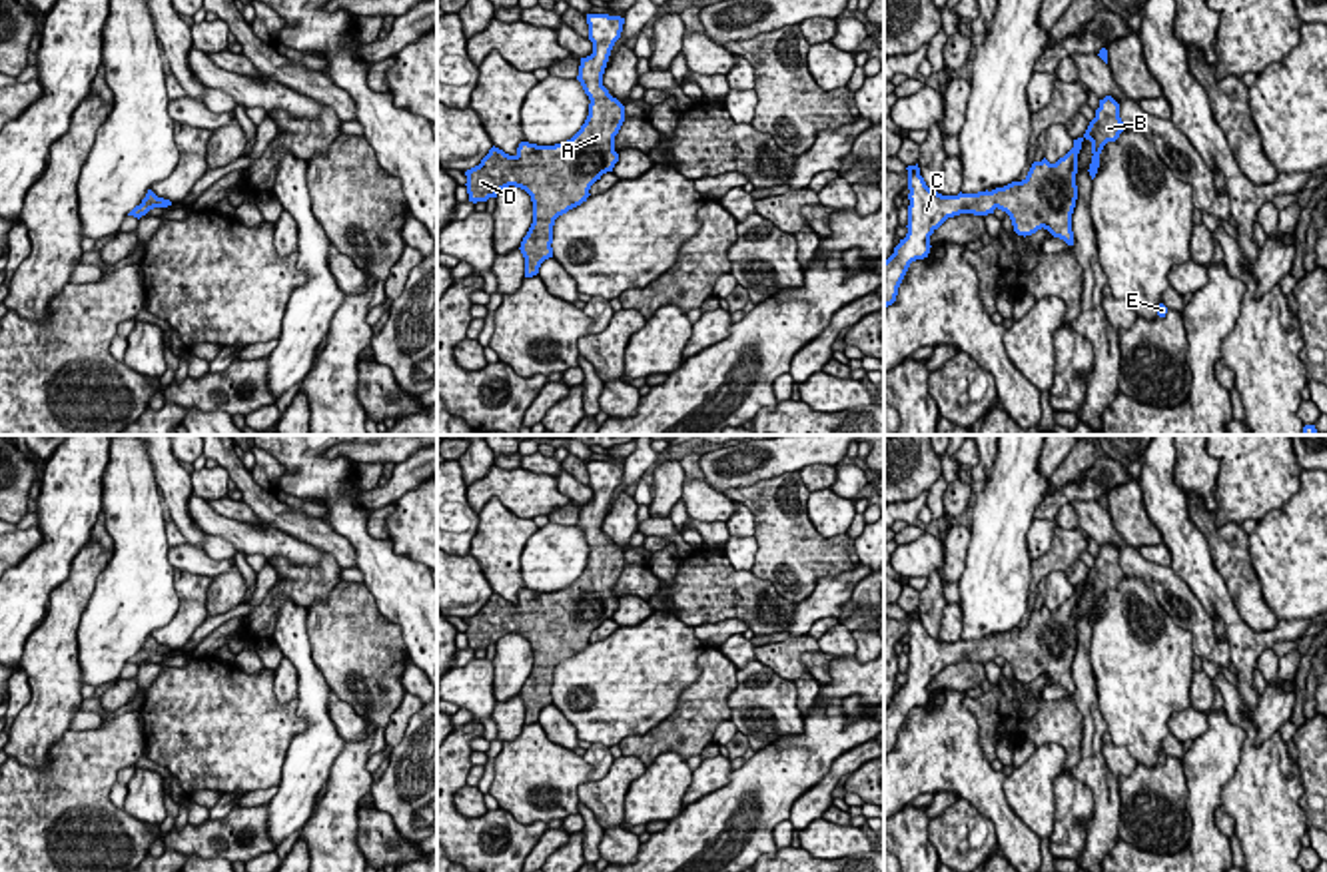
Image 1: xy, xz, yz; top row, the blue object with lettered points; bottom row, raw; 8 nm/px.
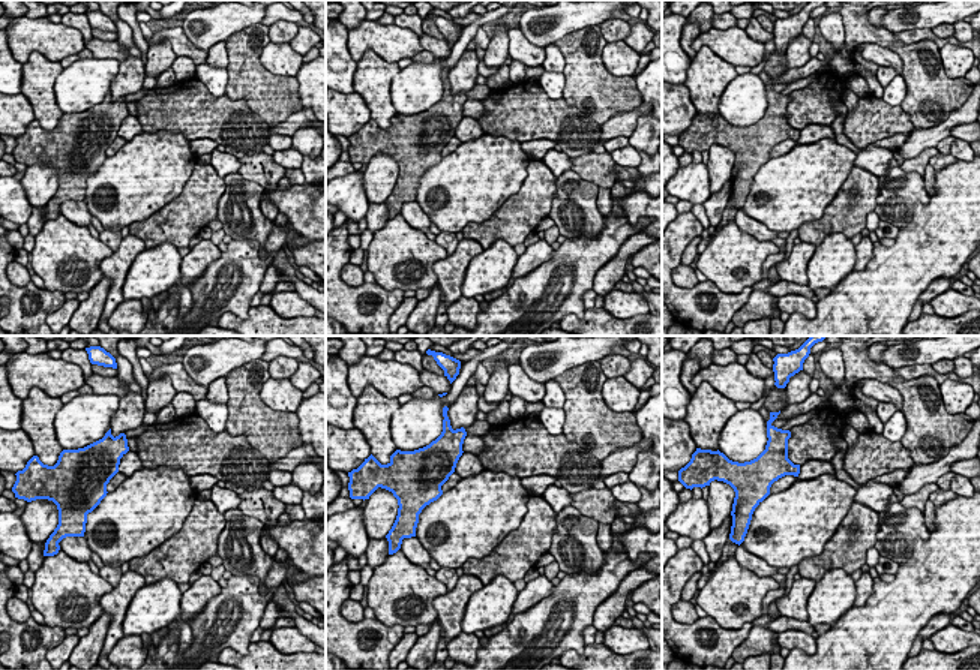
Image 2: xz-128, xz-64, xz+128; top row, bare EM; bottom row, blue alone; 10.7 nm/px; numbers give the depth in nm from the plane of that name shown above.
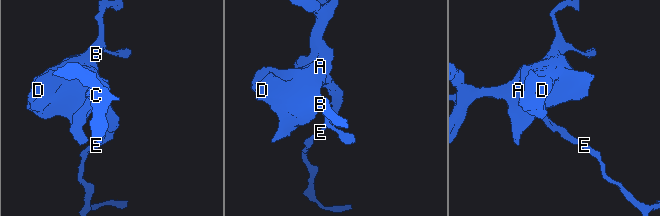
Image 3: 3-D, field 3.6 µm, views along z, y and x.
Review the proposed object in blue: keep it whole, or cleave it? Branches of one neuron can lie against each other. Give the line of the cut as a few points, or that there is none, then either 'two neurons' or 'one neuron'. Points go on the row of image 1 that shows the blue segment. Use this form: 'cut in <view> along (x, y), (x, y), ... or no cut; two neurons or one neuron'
no cut; one neuron

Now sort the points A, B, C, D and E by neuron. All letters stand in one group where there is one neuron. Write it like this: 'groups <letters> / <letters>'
groups A B C D E

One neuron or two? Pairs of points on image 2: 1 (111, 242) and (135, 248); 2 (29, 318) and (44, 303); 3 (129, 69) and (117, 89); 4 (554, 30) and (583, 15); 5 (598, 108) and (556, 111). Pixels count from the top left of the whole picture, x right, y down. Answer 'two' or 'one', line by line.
1: two
2: one
3: one
4: one
5: two

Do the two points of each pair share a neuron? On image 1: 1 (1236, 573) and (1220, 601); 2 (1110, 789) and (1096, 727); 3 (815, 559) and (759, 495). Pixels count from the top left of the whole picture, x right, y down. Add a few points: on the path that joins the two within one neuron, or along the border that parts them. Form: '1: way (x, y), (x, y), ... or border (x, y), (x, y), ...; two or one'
1: border (1208, 545), (1214, 569), (1238, 615), (1252, 629); two
2: way (1094, 773), (1092, 743); one
3: way (799, 543), (781, 525), (781, 517), (775, 511); one

